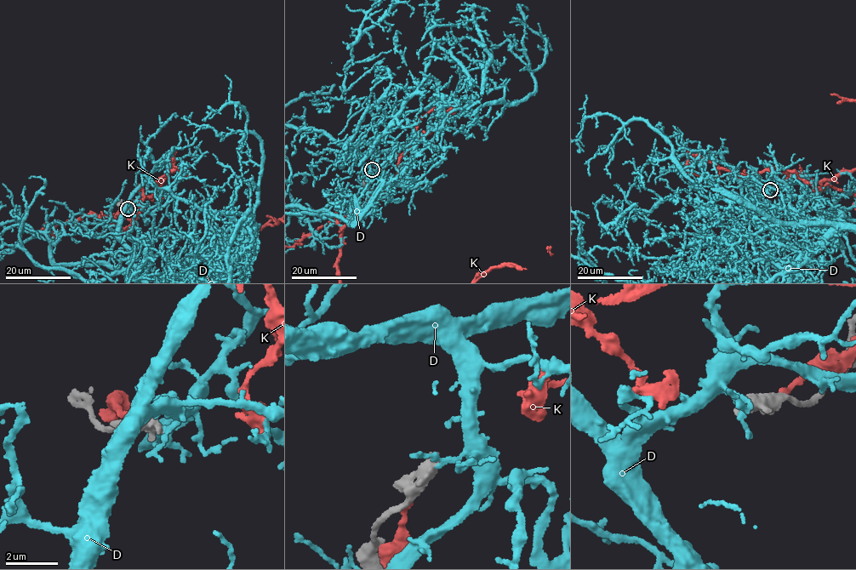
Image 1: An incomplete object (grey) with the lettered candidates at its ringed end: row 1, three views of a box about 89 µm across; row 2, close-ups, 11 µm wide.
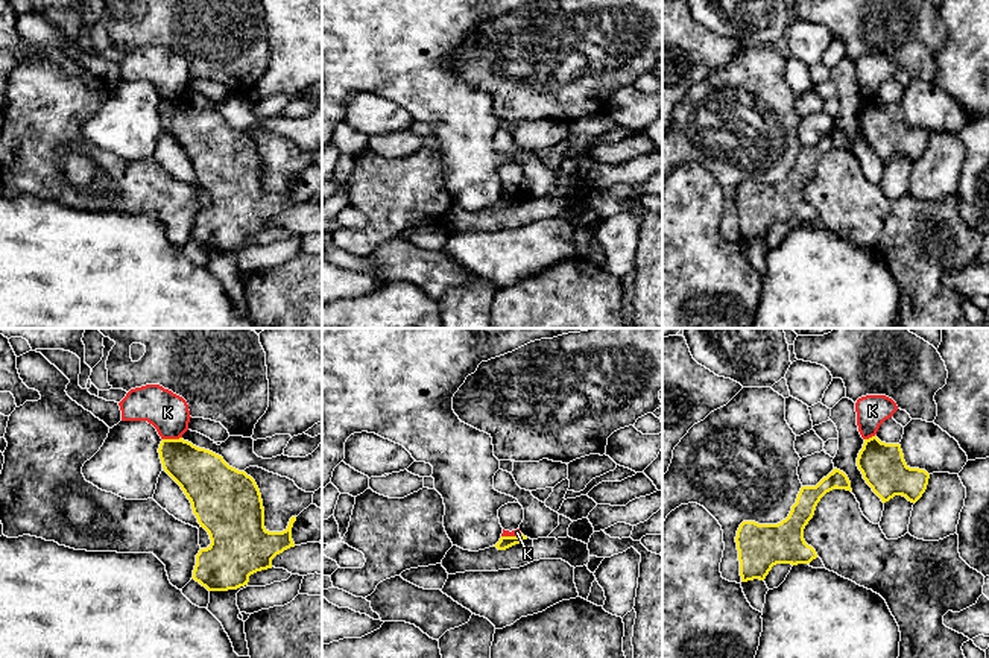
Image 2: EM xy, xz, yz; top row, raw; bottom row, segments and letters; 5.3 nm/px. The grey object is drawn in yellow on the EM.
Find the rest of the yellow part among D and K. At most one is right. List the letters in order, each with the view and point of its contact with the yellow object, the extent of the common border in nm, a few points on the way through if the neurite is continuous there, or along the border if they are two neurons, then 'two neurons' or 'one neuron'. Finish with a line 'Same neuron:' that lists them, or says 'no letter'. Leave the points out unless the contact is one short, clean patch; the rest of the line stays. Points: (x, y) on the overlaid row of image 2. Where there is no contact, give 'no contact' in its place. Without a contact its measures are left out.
D: no contact; two neurons
K: meets yellow in xy at (172, 439); contact 110 nm long; border along xy (181, 436), (163, 439); two neurons
Same neuron: no letter

